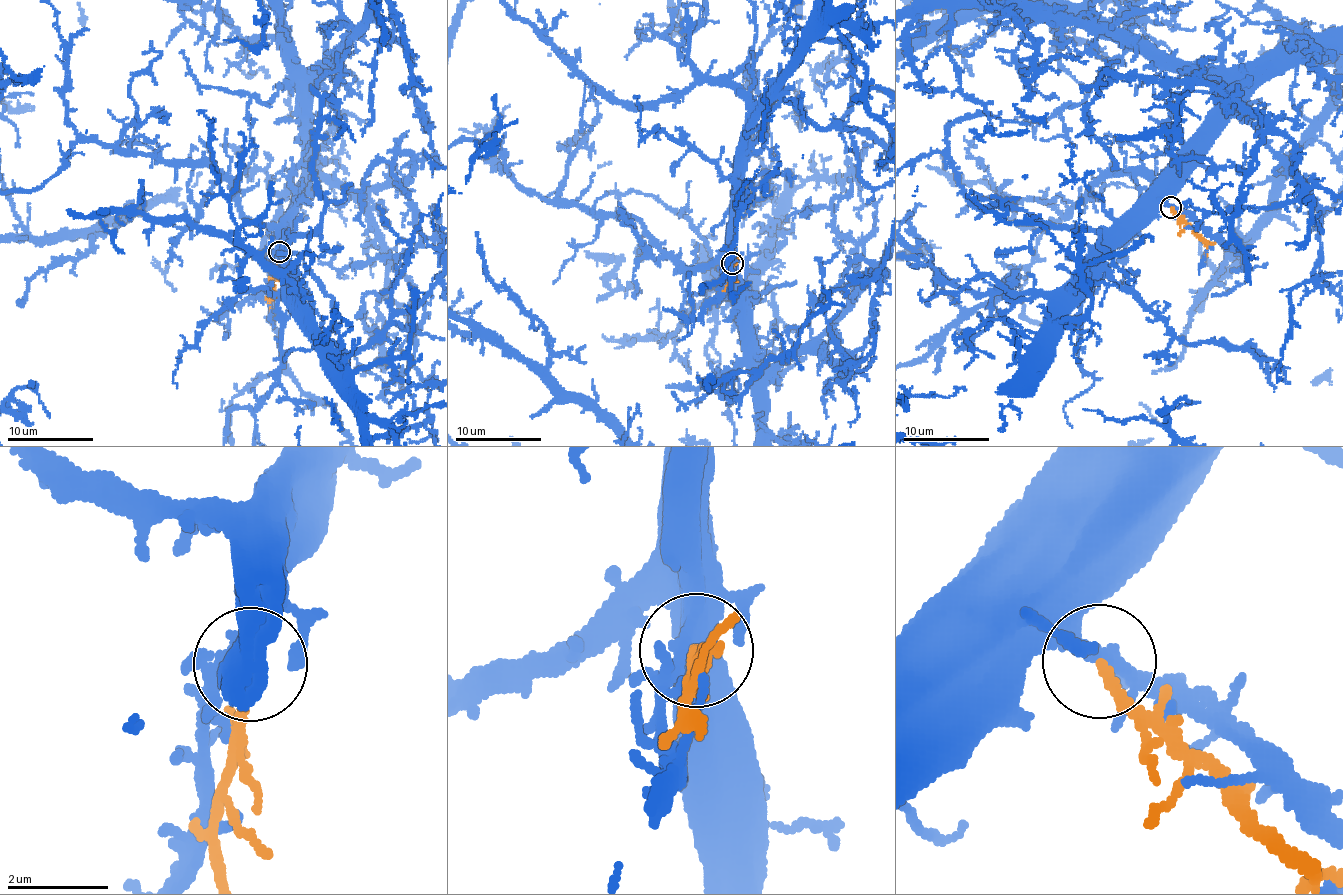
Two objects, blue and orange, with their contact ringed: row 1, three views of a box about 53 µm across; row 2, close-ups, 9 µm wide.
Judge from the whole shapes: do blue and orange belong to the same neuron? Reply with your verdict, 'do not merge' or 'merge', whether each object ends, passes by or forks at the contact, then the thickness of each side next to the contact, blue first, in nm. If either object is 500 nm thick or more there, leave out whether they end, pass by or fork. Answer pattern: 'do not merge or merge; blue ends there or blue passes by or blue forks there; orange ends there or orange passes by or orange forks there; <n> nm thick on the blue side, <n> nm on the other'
do not merge; blue forks there; orange ends there; 240 nm thick on the blue side, 190 nm on the other

